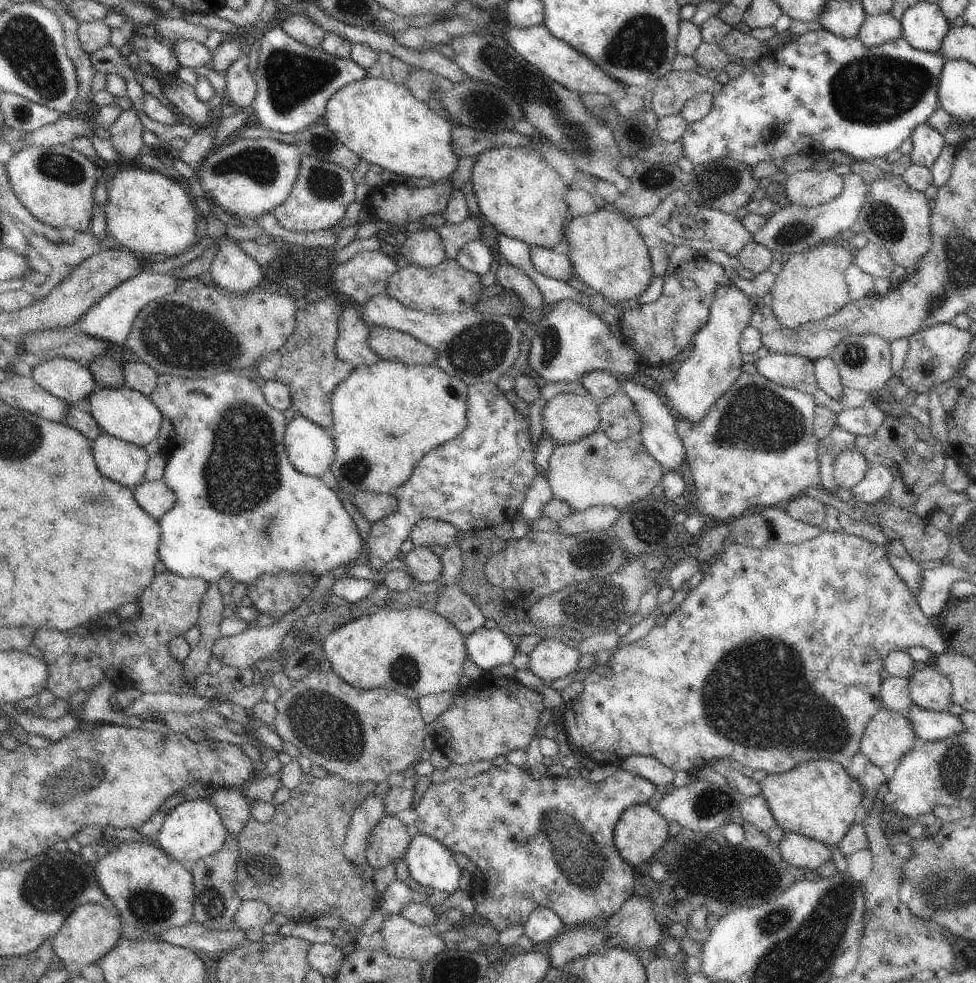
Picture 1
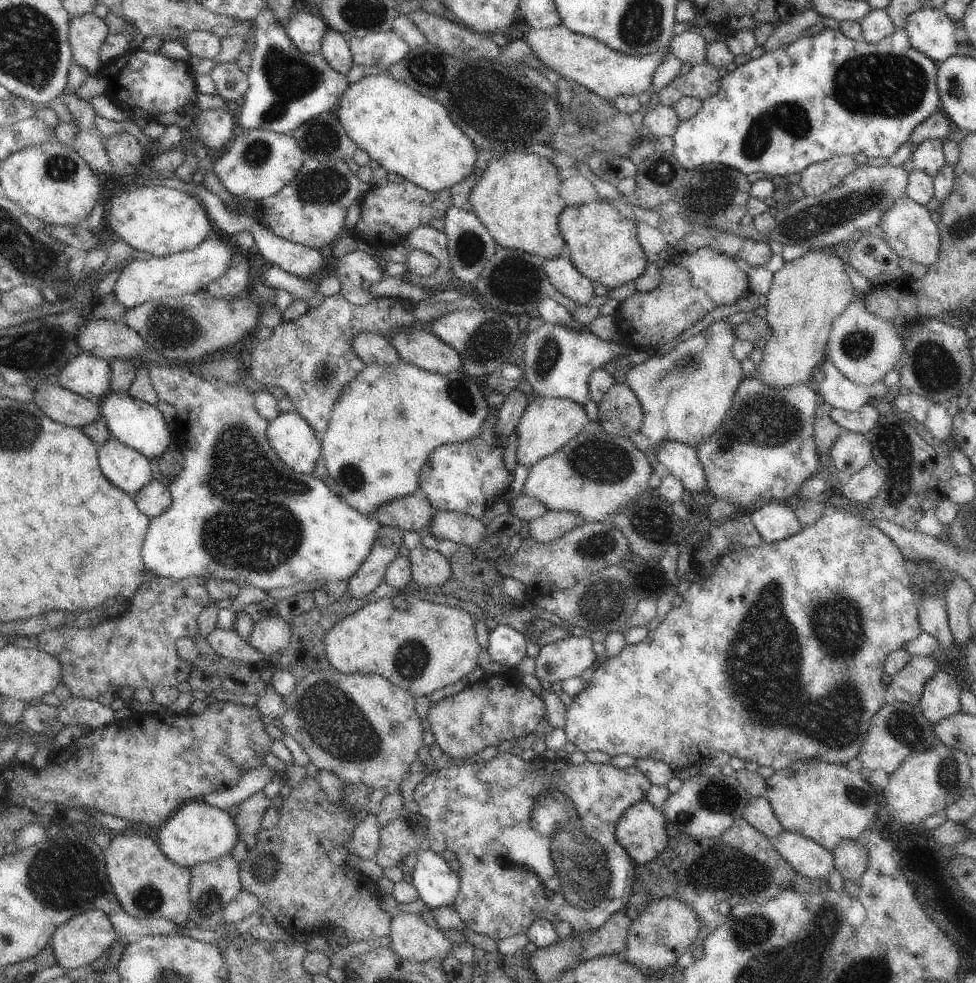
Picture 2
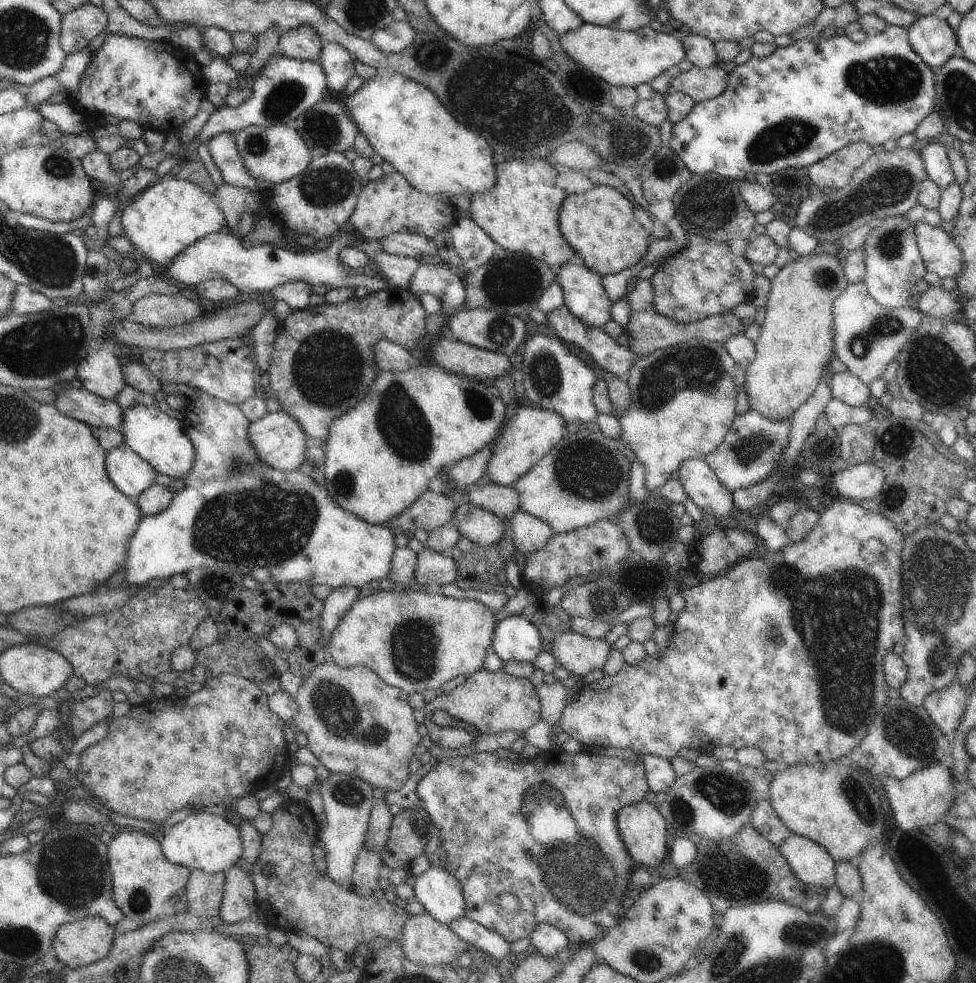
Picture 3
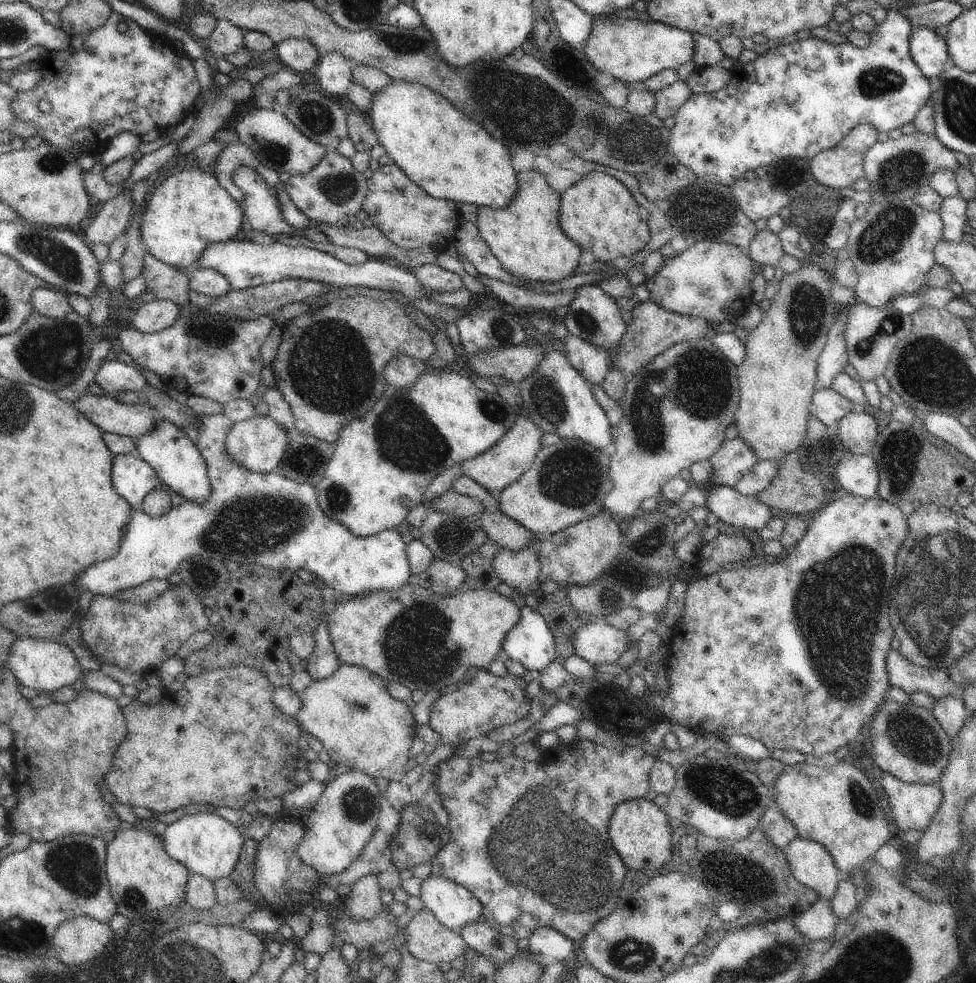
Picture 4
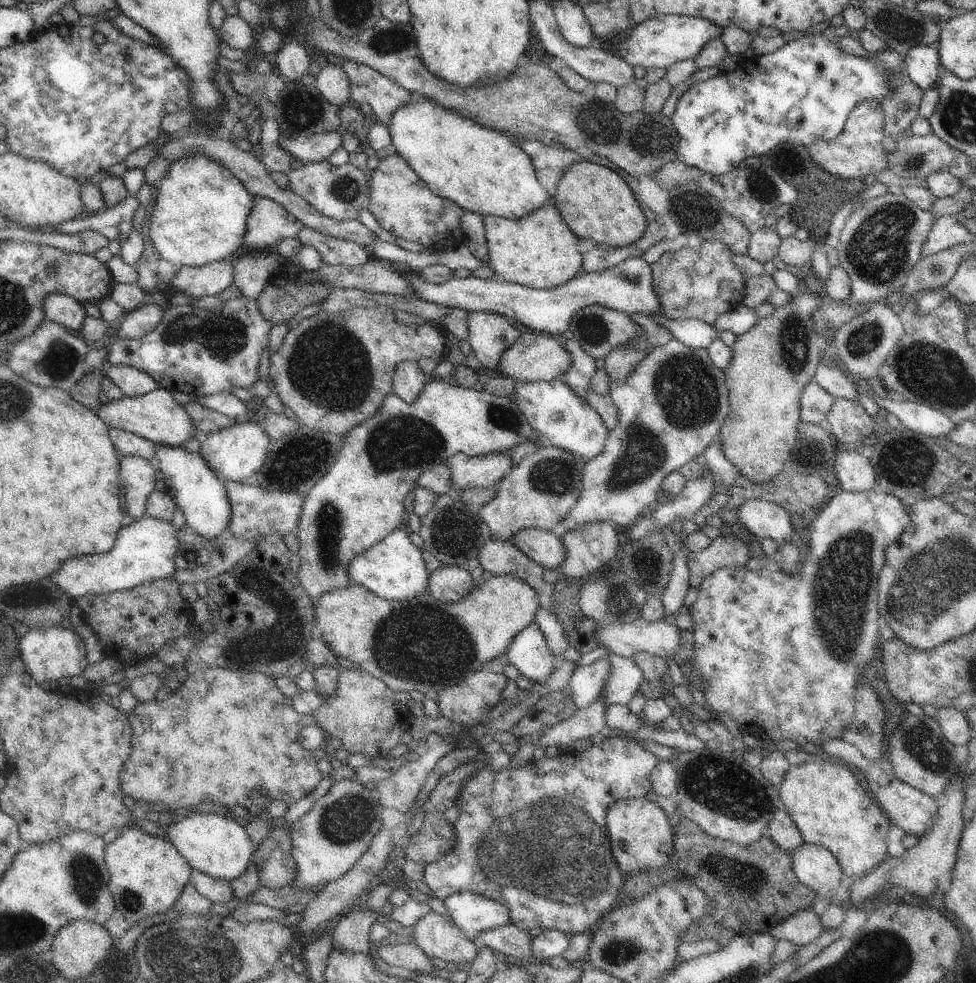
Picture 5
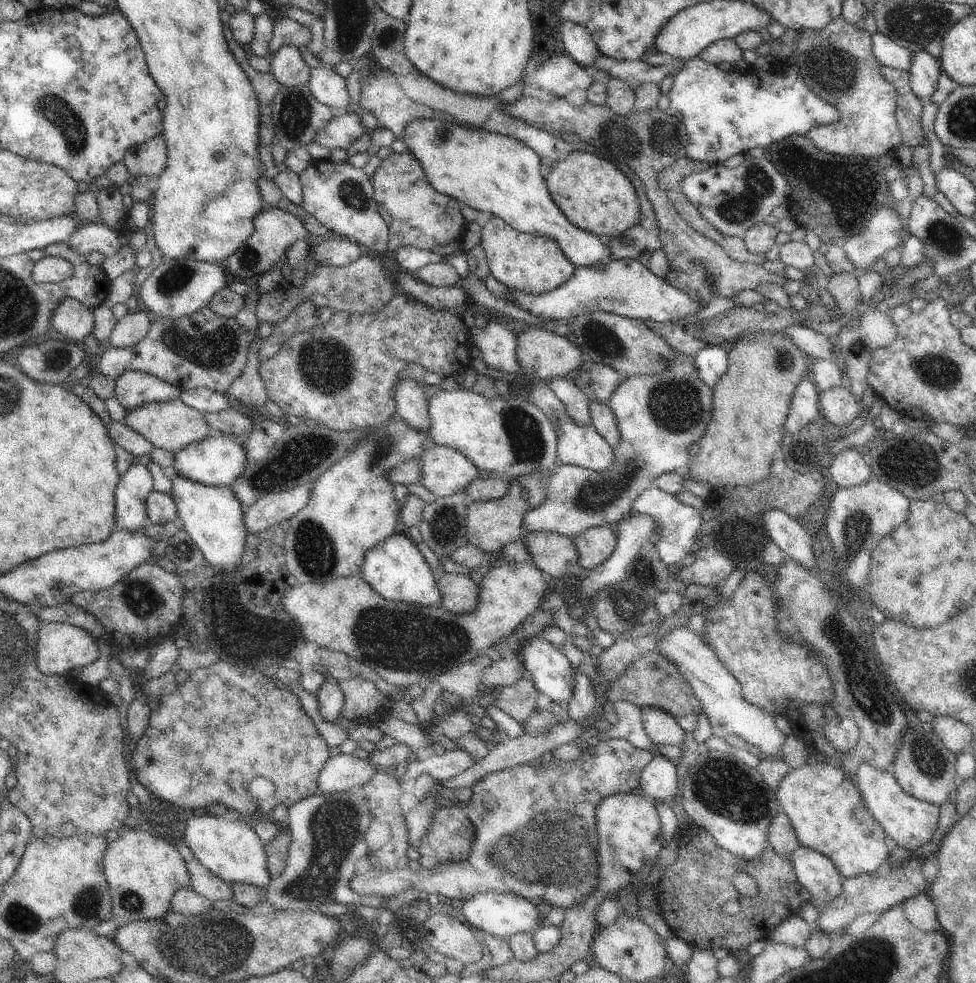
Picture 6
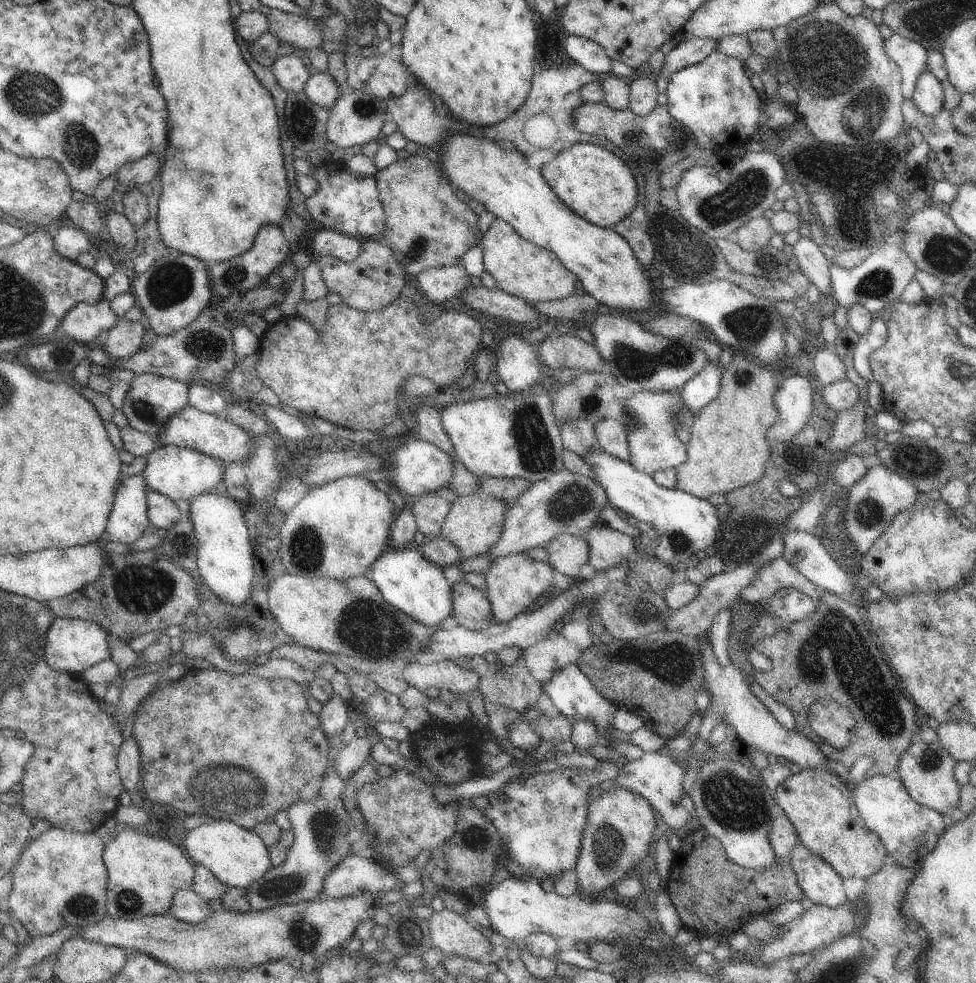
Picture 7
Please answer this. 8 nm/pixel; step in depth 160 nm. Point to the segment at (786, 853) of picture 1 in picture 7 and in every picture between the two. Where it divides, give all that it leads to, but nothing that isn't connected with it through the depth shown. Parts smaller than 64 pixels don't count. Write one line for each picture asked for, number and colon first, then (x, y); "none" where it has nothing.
2: (810, 860)
3: (811, 863)
4: (810, 862)
5: (814, 866)
6: (816, 872)
7: (819, 880)

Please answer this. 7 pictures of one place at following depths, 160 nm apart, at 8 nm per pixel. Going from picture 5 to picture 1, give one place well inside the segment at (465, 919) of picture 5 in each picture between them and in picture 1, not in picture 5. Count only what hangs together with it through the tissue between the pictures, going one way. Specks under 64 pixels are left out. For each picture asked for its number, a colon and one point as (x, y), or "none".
1: (431, 864)
2: (437, 885)
3: (440, 892)
4: (454, 905)

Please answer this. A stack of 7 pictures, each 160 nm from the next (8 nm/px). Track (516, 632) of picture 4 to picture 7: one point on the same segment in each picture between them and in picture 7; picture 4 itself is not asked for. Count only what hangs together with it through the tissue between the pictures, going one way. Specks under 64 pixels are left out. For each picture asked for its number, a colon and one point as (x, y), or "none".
5: (528, 651)
6: (549, 669)
7: (570, 690)

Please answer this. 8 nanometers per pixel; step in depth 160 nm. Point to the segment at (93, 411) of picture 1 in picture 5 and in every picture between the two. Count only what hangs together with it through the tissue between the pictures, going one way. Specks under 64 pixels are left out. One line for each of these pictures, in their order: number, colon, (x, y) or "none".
2: (137, 424)
3: (160, 439)
4: (177, 461)
5: (195, 488)

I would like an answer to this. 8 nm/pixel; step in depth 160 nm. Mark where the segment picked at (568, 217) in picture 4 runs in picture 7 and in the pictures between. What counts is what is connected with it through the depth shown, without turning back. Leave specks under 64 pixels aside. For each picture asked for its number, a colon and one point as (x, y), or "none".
5: (595, 202)
6: (597, 197)
7: (593, 182)

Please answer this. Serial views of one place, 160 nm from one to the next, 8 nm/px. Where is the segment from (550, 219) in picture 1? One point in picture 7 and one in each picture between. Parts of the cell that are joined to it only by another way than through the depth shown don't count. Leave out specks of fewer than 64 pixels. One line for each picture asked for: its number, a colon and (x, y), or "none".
2: (517, 199)
3: (520, 212)
4: (526, 236)
5: (538, 250)
6: (534, 264)
7: (521, 268)

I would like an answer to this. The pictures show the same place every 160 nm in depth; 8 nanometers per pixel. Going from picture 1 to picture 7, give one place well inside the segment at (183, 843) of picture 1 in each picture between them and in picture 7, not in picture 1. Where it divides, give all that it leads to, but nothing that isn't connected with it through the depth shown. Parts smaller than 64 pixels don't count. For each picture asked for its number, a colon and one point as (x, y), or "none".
2: (196, 833)
3: (205, 841)
4: (206, 844)
5: (218, 846)
6: (230, 849)
7: (236, 856)

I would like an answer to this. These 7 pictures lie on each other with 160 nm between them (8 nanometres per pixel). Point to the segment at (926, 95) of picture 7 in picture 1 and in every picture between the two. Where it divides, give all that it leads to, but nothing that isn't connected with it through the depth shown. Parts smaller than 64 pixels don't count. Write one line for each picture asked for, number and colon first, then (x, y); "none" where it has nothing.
1: (924, 25)
2: (931, 31)
3: (933, 39)
4: (929, 50)
5: (923, 66)
6: (924, 71)

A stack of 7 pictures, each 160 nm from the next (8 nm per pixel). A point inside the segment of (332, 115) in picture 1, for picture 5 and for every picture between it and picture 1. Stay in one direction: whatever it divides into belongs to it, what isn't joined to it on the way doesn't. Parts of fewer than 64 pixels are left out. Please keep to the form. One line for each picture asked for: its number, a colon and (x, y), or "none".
2: (411, 135)
3: (404, 122)
4: (439, 148)
5: (478, 168)

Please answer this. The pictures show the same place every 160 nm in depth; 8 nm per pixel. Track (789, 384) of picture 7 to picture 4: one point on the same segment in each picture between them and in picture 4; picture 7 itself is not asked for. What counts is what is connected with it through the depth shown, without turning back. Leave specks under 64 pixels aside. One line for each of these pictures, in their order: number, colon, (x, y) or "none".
4: (830, 407)
5: (816, 403)
6: (805, 408)

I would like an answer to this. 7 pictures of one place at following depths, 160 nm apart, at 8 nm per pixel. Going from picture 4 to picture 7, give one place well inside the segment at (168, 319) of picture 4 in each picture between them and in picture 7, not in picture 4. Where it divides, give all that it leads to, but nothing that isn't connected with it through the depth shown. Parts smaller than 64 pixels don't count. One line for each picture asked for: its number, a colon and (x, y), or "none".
5: (137, 323)
6: (130, 329)
7: (124, 339)

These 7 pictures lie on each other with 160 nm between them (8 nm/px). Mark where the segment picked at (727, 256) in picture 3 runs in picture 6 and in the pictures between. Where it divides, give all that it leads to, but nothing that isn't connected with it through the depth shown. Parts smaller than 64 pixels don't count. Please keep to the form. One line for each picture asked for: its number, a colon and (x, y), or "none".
4: (711, 280)
5: (702, 282)
6: (695, 280)

